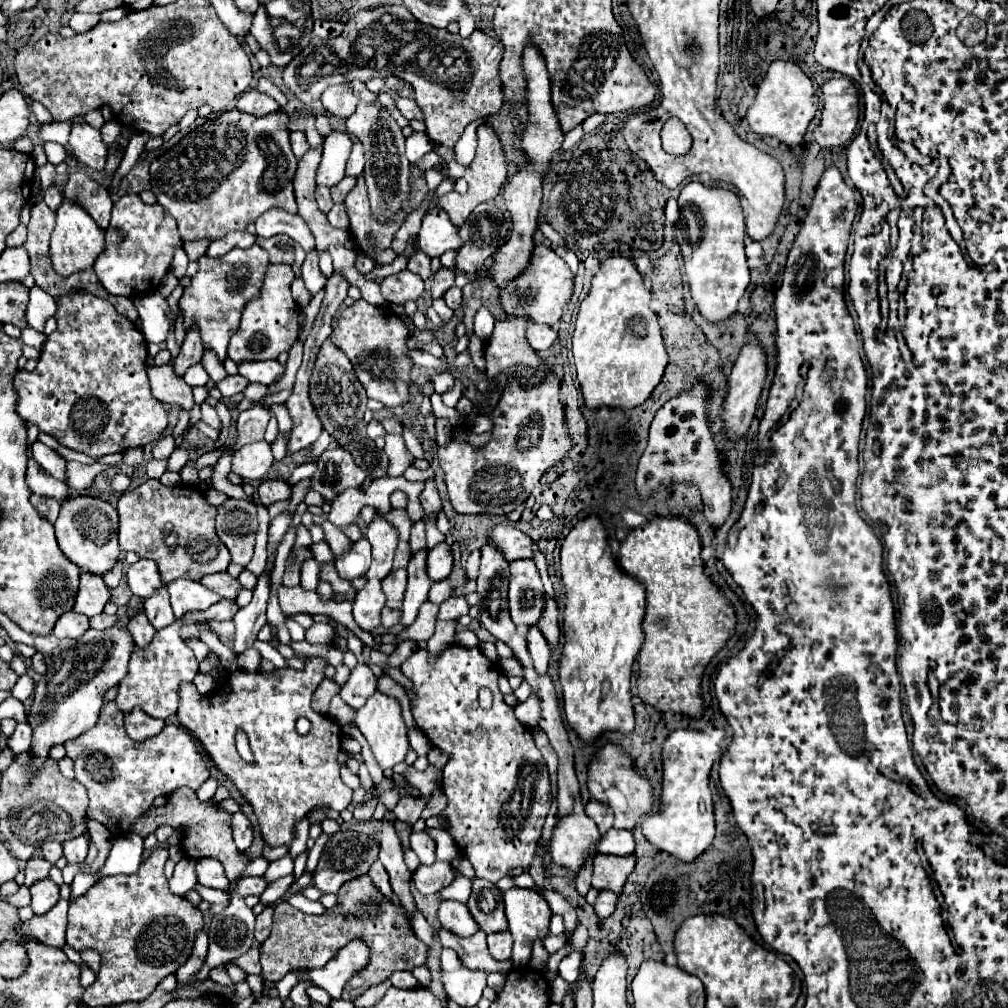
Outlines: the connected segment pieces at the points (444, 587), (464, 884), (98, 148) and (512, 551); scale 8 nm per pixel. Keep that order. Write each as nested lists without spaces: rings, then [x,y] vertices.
[[[443,580],[443,582],[433,582],[433,584],[431,584],[431,590],[429,590],[429,602],[441,604],[441,602],[445,602],[451,594],[453,594],[453,586],[451,586],[447,580]]]
[[[455,874],[455,880],[451,884],[451,888],[445,888],[439,892],[441,894],[441,900],[445,898],[451,898],[451,900],[459,900],[459,902],[467,902],[469,894],[471,894],[471,880],[461,876],[461,874]]]
[[[79,116],[75,118],[75,126],[71,130],[69,144],[79,162],[83,162],[85,166],[89,166],[95,172],[101,172],[105,168],[109,148],[103,142],[101,134],[95,128],[87,126]]]
[[[497,524],[495,528],[491,528],[491,532],[487,534],[487,542],[495,544],[495,548],[499,548],[503,556],[507,556],[507,562],[519,558],[533,558],[533,540],[511,524]]]

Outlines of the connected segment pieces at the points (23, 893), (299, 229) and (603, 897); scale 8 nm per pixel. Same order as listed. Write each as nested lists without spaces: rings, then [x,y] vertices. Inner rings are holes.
[[[21,886],[13,896],[3,896],[3,900],[15,908],[21,908],[21,906],[29,906],[31,904],[31,894],[29,894],[29,888],[27,886]]]
[[[271,208],[255,220],[255,226],[257,226],[257,236],[261,238],[271,238],[275,234],[287,234],[293,240],[297,240],[305,252],[315,250],[315,240],[309,234],[307,224],[297,214],[289,214],[281,208]]]
[[[601,890],[595,904],[593,904],[593,908],[595,908],[595,914],[599,918],[607,918],[607,916],[613,914],[615,904],[617,904],[617,894],[611,894],[609,890]]]

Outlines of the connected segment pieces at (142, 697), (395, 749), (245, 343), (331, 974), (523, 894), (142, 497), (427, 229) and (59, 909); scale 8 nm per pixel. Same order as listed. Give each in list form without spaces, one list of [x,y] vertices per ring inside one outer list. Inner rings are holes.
[[[183,620],[157,630],[151,644],[147,648],[135,648],[129,660],[127,676],[119,682],[117,688],[117,706],[123,714],[129,714],[133,708],[141,708],[151,718],[169,718],[177,712],[179,706],[179,686],[183,682],[193,682],[197,676],[199,662],[193,650],[179,638],[179,626]]]
[[[379,690],[367,700],[367,704],[359,710],[355,710],[355,724],[361,730],[361,734],[367,738],[373,756],[377,760],[377,764],[385,770],[391,768],[399,762],[405,760],[405,754],[409,750],[409,740],[407,740],[407,726],[401,718],[401,706],[395,698],[381,694]]]
[[[269,264],[265,272],[265,284],[261,296],[251,300],[241,316],[241,326],[233,334],[229,342],[229,358],[235,364],[241,362],[259,362],[259,360],[275,360],[281,352],[287,352],[291,344],[297,340],[299,324],[299,306],[291,296],[291,282],[295,274],[287,264]]]
[[[353,940],[345,948],[339,950],[337,958],[327,962],[323,968],[311,968],[311,970],[299,970],[285,974],[279,982],[275,982],[275,992],[285,1000],[291,992],[291,988],[297,982],[311,982],[313,986],[323,988],[331,998],[341,998],[341,990],[345,982],[357,974],[365,964],[369,962],[369,948],[363,944],[363,940]]]
[[[517,886],[503,892],[503,902],[509,932],[515,940],[511,960],[515,966],[525,966],[531,960],[533,942],[549,934],[551,908],[539,892]]]
[[[147,480],[141,486],[125,492],[117,504],[119,512],[119,546],[137,552],[141,558],[151,558],[159,566],[163,584],[187,578],[199,582],[207,574],[227,570],[231,554],[215,534],[215,508],[207,504],[197,486],[163,486],[159,480]],[[171,522],[179,534],[179,548],[171,552],[163,540],[163,528]]]
[[[433,208],[421,224],[419,230],[419,250],[425,254],[441,256],[447,250],[457,250],[461,246],[461,238],[457,228],[451,224],[449,216],[441,208]]]
[[[59,900],[47,914],[33,916],[27,922],[19,922],[17,934],[25,940],[37,940],[45,946],[63,948],[65,946],[65,930],[67,930],[67,900]]]

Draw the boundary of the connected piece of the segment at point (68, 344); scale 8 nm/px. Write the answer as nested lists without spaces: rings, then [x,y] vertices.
[[[75,292],[75,294],[67,294],[63,298],[57,300],[59,304],[59,310],[55,314],[57,318],[57,330],[47,336],[43,348],[41,348],[41,356],[39,356],[39,362],[37,362],[37,368],[33,372],[25,372],[25,370],[19,370],[15,374],[15,390],[17,390],[17,414],[27,422],[27,424],[35,424],[39,426],[41,432],[53,436],[61,446],[65,448],[71,448],[75,452],[83,452],[91,458],[101,458],[105,454],[113,454],[113,452],[121,452],[125,448],[139,448],[139,446],[147,446],[147,444],[155,444],[157,438],[161,436],[161,432],[167,428],[167,410],[165,406],[153,398],[151,394],[151,388],[149,388],[149,378],[147,378],[147,342],[141,334],[141,330],[129,322],[125,316],[121,316],[113,304],[109,304],[109,300],[103,300],[103,298],[97,298],[97,296],[91,296],[87,292]]]

